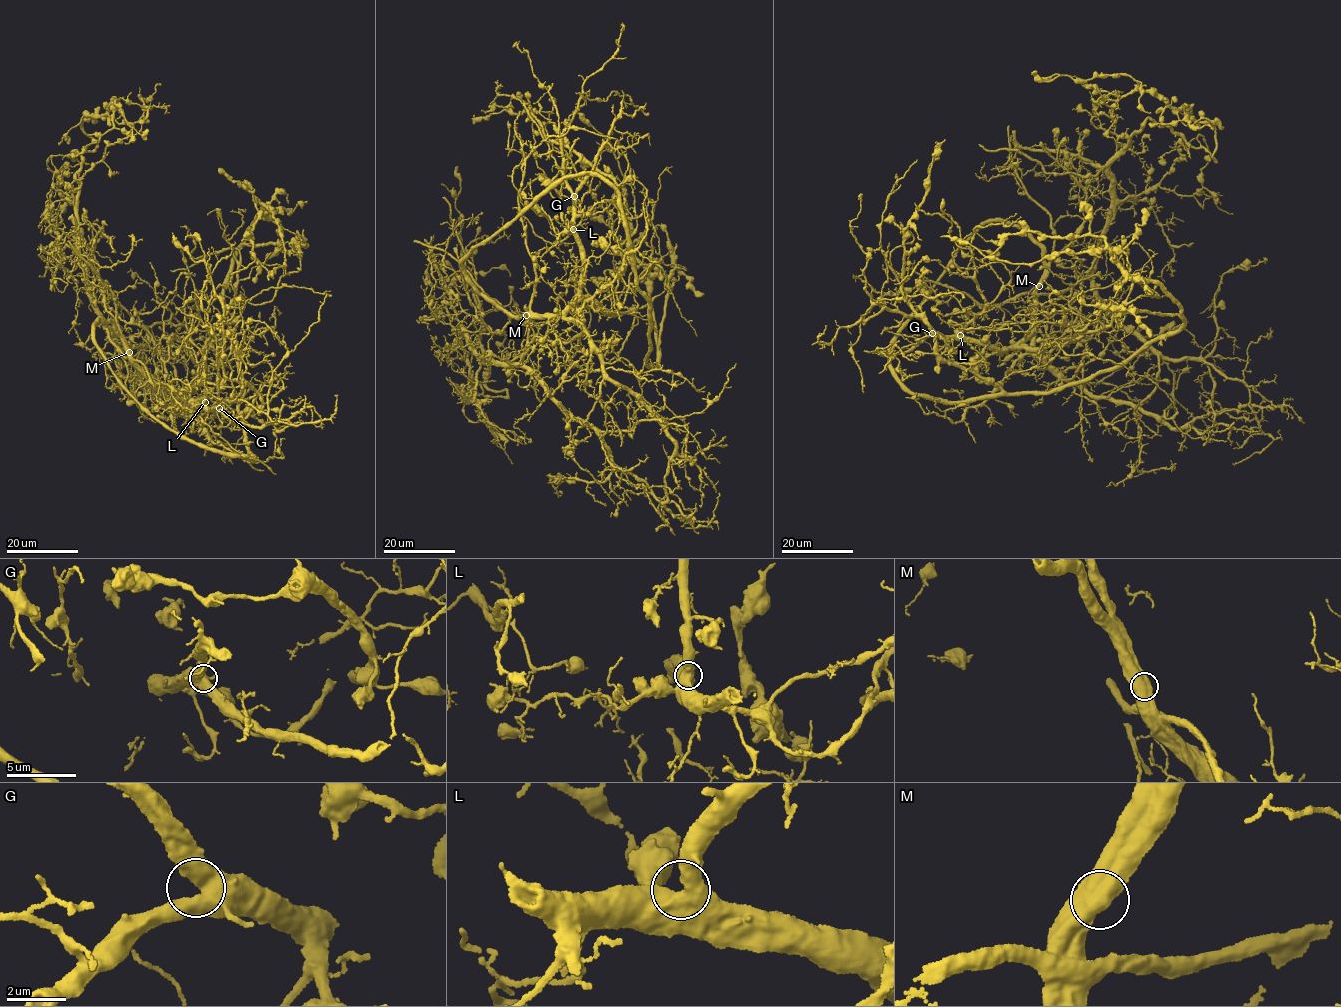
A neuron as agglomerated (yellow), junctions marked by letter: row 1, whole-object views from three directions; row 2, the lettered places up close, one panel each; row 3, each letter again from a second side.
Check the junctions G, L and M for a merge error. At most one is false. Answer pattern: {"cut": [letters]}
{"cut": []}

